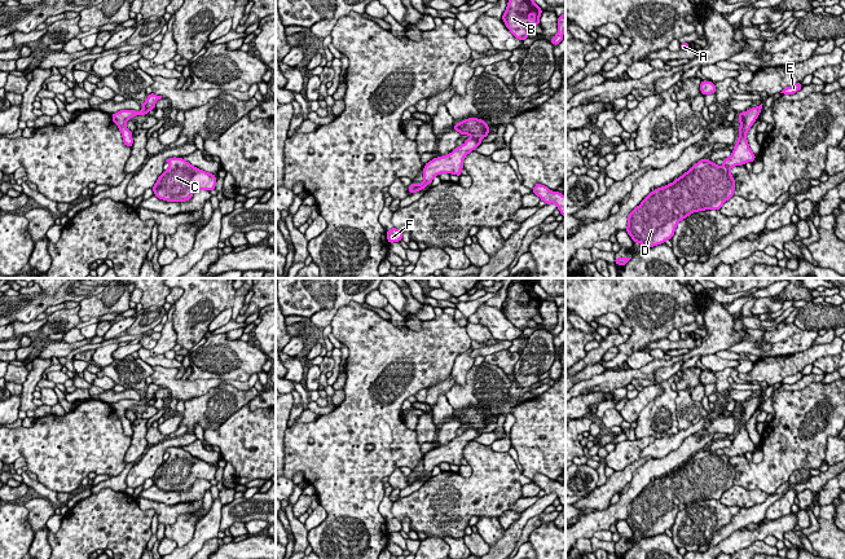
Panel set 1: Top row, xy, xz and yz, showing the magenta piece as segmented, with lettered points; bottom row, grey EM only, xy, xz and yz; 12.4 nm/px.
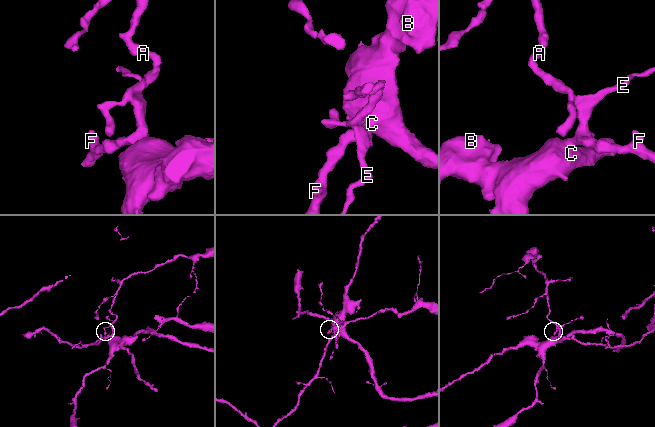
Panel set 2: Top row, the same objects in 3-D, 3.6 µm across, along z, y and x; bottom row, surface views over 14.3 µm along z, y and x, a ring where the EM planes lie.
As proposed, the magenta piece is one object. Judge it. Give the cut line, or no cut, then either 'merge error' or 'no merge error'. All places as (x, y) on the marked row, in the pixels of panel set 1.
cut none; no merge error

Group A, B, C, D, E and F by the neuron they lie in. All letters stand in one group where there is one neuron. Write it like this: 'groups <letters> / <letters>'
groups A B C D E F

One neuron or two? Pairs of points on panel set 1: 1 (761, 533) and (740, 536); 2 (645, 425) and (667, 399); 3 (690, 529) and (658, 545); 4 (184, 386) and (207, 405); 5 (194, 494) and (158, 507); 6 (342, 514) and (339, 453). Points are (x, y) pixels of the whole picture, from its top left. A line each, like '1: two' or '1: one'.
1: one
2: one
3: two
4: two
5: two
6: one

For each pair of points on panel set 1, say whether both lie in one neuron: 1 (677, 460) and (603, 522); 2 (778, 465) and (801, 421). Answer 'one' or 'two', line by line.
1: one
2: one

